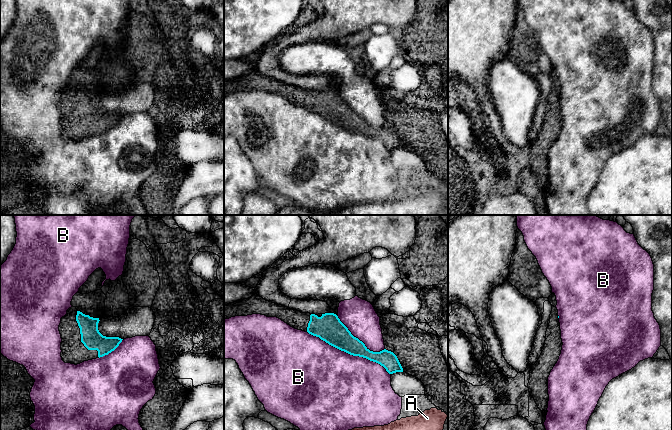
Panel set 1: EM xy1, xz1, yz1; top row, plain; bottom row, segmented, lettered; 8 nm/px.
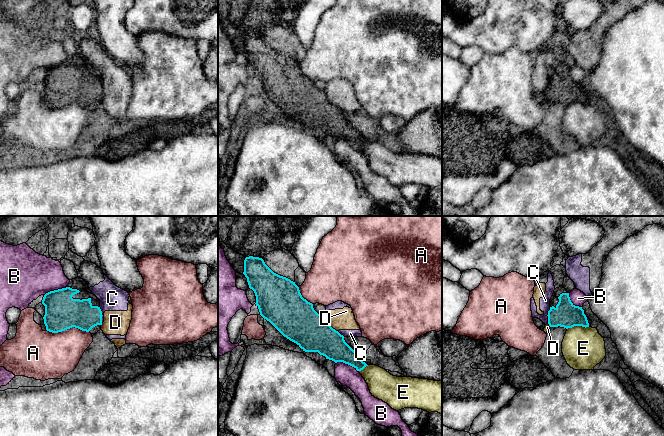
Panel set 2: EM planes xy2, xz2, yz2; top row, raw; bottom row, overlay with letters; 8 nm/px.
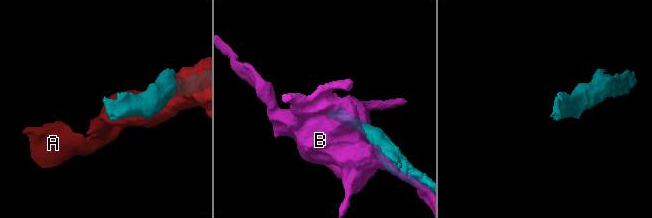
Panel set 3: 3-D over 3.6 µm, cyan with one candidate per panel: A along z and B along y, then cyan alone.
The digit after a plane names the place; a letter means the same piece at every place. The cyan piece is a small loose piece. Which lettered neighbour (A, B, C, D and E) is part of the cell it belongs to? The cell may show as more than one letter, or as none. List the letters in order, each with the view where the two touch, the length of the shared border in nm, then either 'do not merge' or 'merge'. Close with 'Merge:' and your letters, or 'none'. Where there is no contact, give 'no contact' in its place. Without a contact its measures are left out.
A: meets cyan in xy2; contact 340 nm long; do not merge
B: meets cyan in xz1; contact 750 nm long; do not merge
C: meets cyan in yz2; contact 130 nm long; do not merge
D: meets cyan in xz2; contact 120 nm long; do not merge
E: meets cyan in yz2; contact 180 nm long; do not merge
Merge: none

